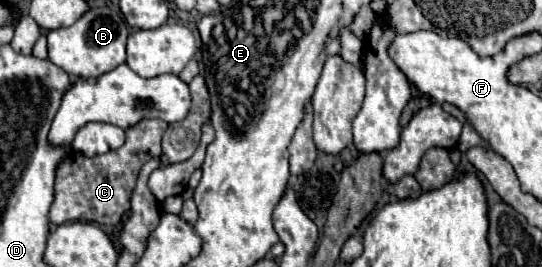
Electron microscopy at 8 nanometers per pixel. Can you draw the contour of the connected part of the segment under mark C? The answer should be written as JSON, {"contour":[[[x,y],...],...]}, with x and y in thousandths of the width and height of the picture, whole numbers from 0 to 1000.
{"contour":[[[268,442],[231,487],[234,524],[216,562],[172,592],[161,592],[149,569],[131,562],[105,629],[101,749],[90,787],[90,824],[98,839],[116,839],[131,824],[175,831],[190,846],[220,839],[223,809],[238,787],[238,749],[260,622],[282,584],[297,584],[297,517],[308,472],[312,464],[304,449]]]}

